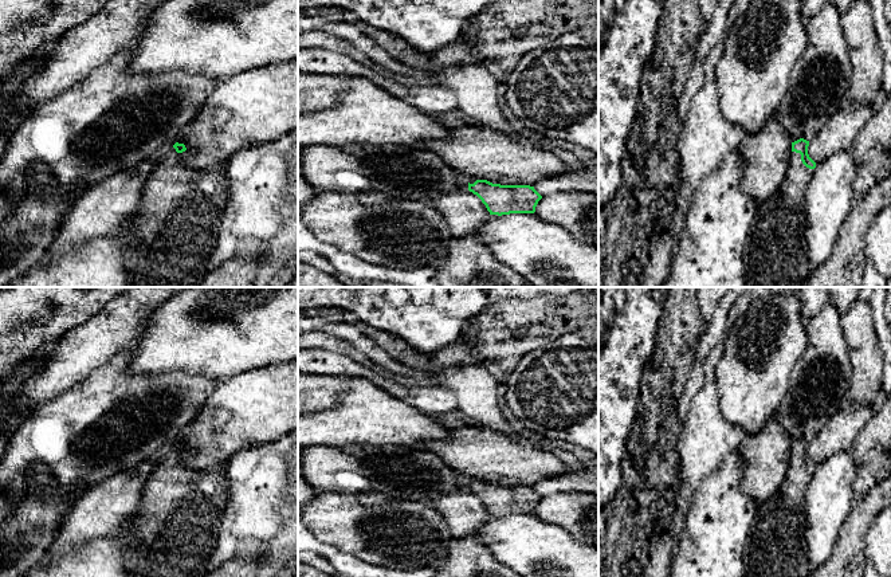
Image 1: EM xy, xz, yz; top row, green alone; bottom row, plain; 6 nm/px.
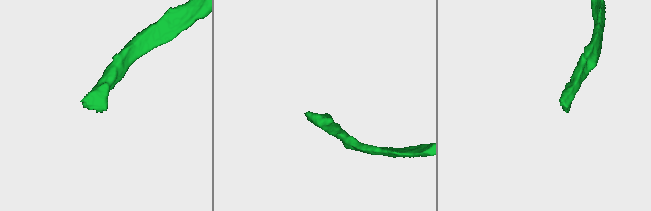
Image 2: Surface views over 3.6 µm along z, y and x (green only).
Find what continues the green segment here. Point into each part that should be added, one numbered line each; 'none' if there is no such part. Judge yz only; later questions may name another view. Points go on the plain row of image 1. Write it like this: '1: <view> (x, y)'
1: yz (776, 546)

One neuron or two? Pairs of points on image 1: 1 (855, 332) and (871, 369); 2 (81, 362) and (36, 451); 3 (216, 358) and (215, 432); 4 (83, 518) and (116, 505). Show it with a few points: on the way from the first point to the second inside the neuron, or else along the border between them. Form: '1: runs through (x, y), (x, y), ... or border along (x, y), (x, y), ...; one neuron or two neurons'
1: runs through (862, 341), (867, 360); one neuron
2: border along (91, 372), (62, 393), (38, 405); two neurons
3: border along (250, 371), (226, 377), (220, 383); two neurons
4: runs through (91, 515), (108, 506); one neuron

